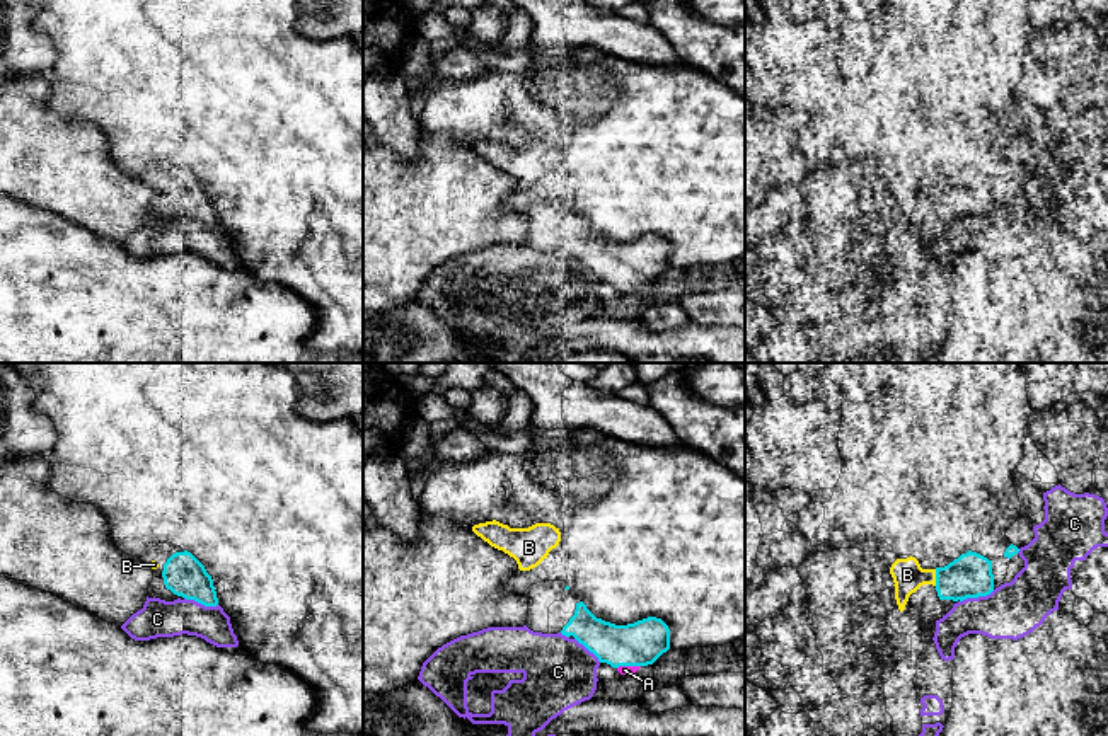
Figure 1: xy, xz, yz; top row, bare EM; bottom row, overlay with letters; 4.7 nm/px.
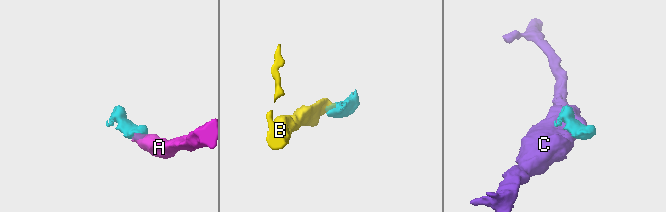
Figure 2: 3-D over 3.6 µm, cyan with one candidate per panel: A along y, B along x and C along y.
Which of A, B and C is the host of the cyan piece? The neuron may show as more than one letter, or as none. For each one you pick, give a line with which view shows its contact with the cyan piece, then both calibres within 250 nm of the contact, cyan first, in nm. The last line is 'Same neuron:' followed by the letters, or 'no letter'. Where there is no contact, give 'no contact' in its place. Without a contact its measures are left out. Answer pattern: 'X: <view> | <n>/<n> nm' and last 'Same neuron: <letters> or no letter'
A: xz | 200/50 nm
B: yz | 200/150 nm
Same neuron: A, B

